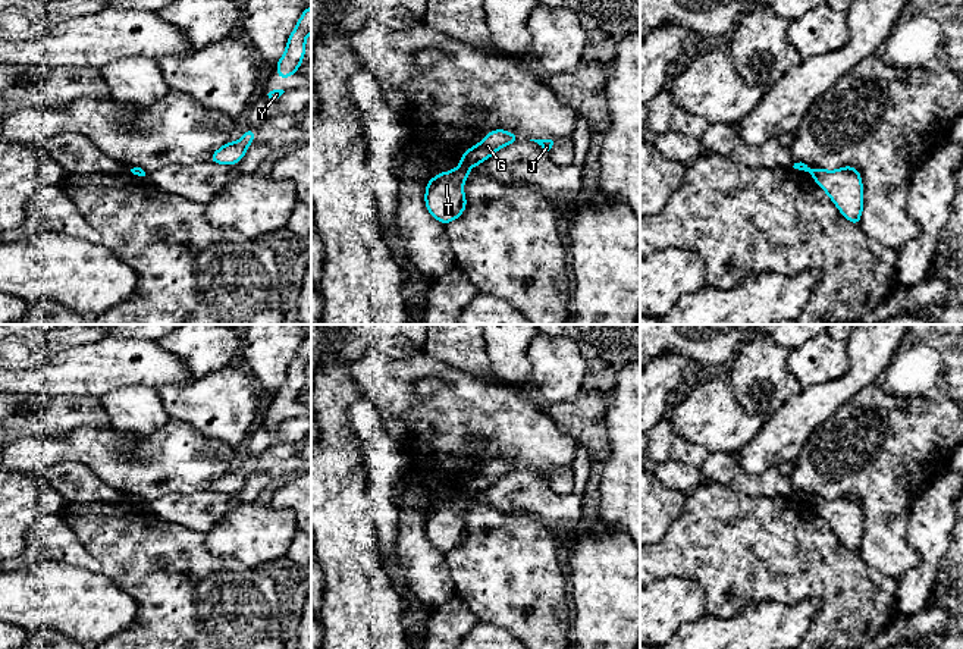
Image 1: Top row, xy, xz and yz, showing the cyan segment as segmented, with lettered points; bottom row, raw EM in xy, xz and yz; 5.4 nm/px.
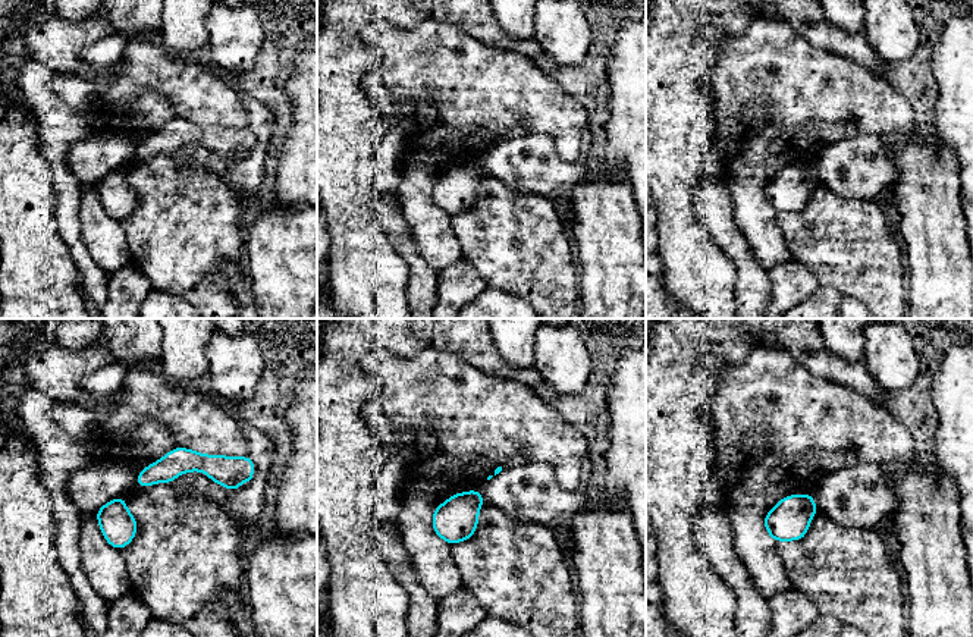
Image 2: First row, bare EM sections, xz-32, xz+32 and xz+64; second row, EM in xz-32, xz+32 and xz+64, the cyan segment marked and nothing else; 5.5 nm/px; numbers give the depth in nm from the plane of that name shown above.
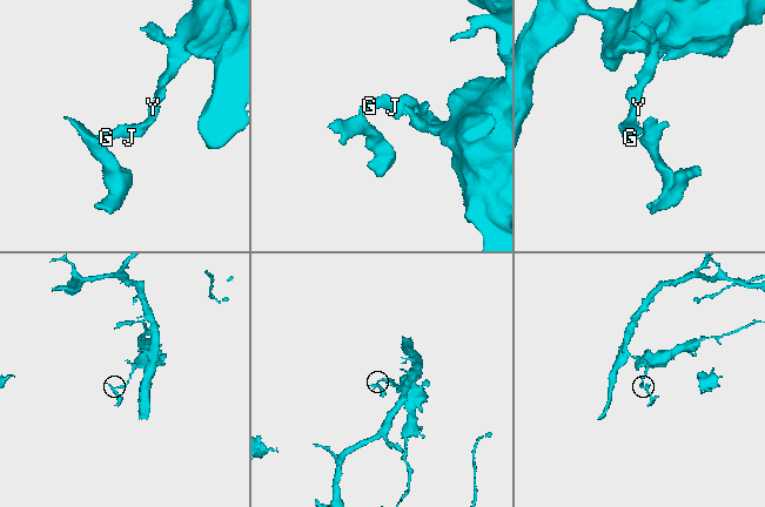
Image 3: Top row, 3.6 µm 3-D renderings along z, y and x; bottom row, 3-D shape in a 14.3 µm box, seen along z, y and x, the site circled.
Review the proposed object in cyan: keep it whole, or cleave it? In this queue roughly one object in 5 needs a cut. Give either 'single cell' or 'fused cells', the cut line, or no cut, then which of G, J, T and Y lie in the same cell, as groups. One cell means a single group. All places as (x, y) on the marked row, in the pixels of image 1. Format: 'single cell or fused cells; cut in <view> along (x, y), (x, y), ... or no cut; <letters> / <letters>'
fused cells; cut in xz along (460, 166), (466, 169); G J Y / T

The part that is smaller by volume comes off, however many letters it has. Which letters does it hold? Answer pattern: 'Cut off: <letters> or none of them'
Cut off: T

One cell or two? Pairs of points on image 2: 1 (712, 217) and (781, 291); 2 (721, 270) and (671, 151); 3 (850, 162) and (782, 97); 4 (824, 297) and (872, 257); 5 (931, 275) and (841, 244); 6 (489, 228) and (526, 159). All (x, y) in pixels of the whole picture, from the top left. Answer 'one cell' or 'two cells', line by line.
1: two cells
2: one cell
3: two cells
4: two cells
5: two cells
6: two cells

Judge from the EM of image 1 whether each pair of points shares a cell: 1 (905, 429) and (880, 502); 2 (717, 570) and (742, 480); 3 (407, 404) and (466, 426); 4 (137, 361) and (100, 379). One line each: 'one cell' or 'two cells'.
1: one cell
2: two cells
3: one cell
4: one cell

